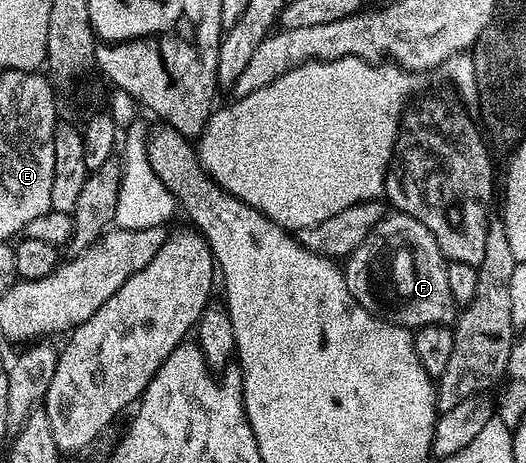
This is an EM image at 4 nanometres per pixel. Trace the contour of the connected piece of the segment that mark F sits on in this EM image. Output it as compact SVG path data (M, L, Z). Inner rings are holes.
M392 211L384 215L377 226L357 246L357 250L346 257L345 275L347 285L362 308L374 309L378 315L403 328L424 328L430 324L454 325L457 319L457 305L449 291L447 278L448 261L444 260L437 246L437 238L417 218L404 212ZM383 252L391 252L391 284L383 273Z

